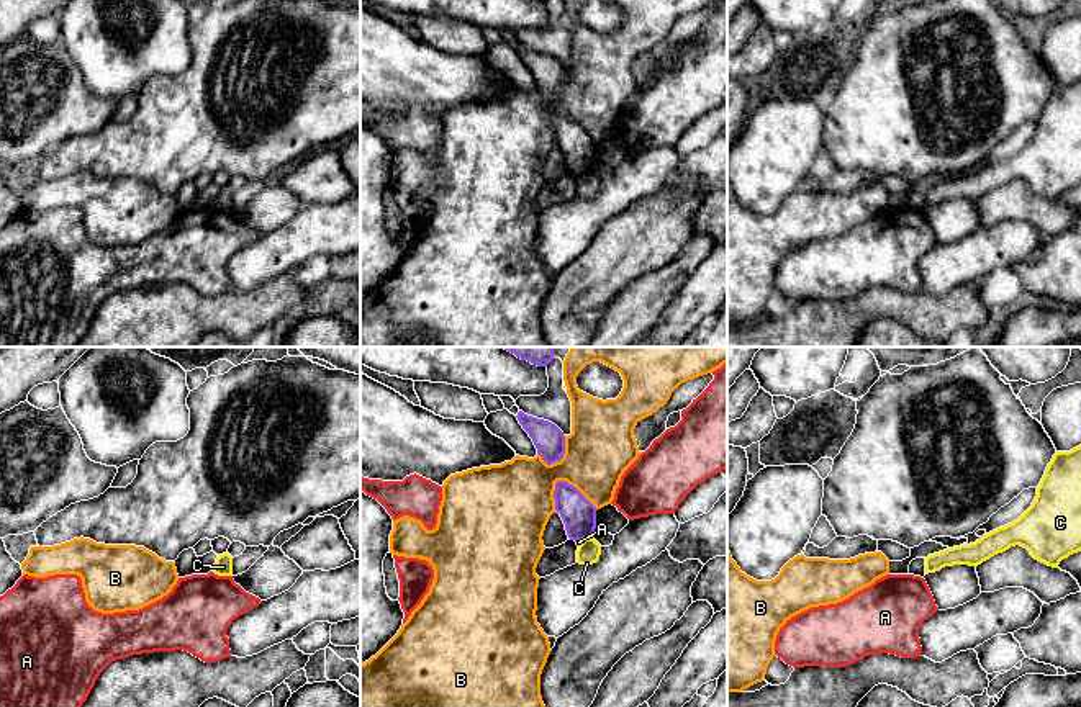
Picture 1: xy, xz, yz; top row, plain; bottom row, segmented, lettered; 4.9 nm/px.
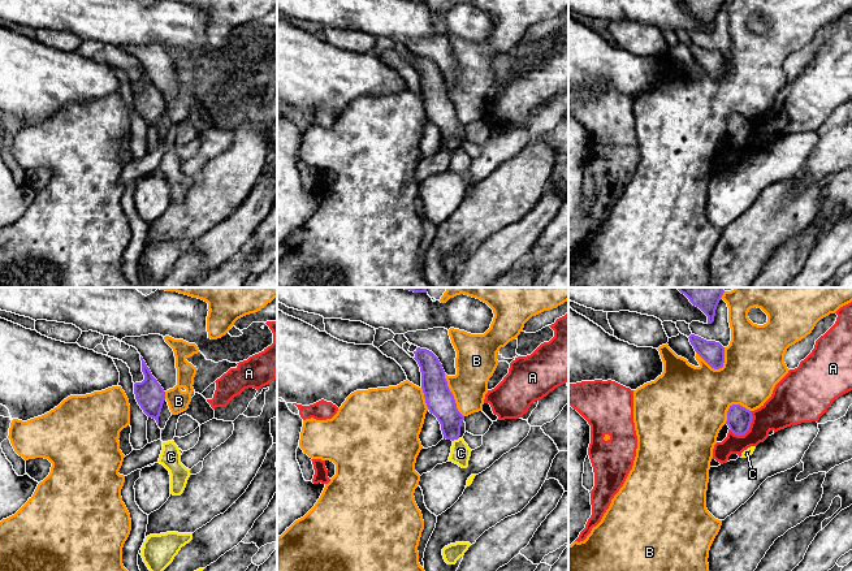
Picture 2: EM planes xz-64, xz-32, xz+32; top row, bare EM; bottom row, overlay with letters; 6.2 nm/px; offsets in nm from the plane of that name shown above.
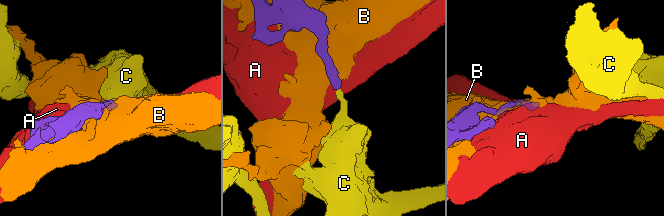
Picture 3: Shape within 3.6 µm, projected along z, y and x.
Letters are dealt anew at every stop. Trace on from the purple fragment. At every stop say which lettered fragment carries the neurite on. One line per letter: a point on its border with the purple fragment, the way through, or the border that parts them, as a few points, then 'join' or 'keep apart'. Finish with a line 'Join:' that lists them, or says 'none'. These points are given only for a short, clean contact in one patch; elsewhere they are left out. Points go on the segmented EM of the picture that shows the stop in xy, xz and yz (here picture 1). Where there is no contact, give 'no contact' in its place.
A: meets purple in xz at (578, 539); keep apart
B: meets purple in xz at (575, 488); keep apart
C: meets purple in xz at (587, 537); border along xz (592, 535), (582, 540); keep apart
Join: none

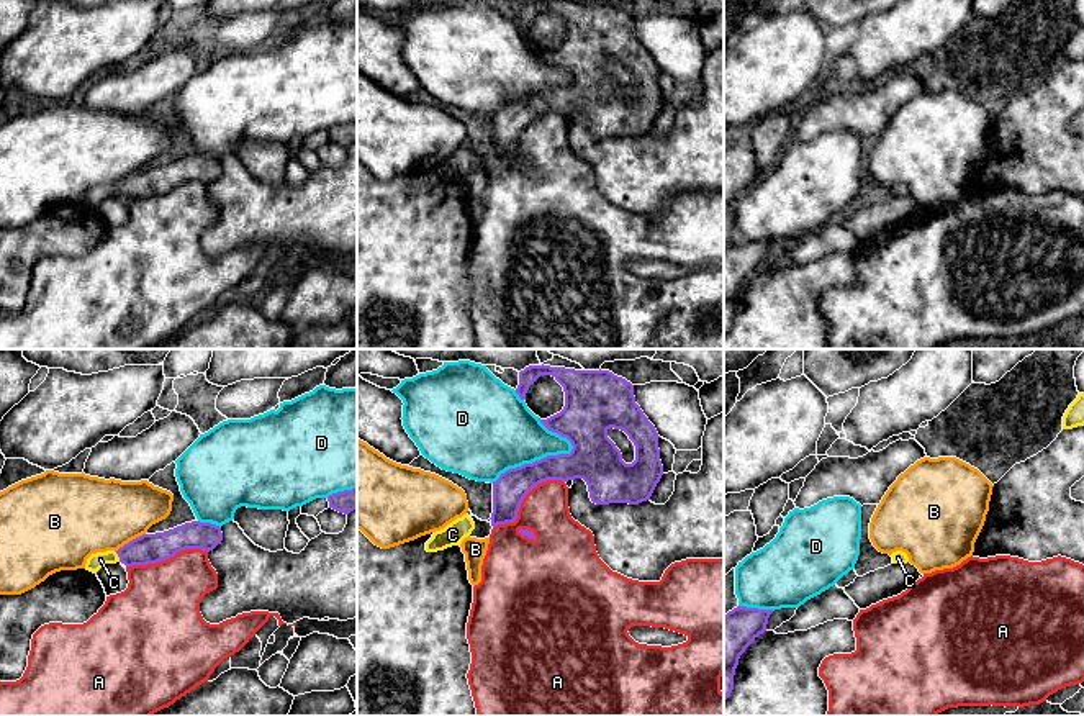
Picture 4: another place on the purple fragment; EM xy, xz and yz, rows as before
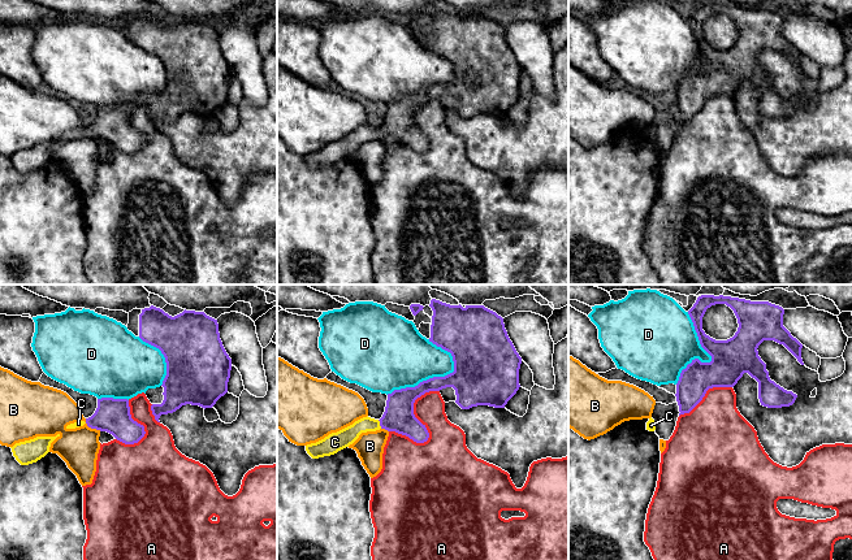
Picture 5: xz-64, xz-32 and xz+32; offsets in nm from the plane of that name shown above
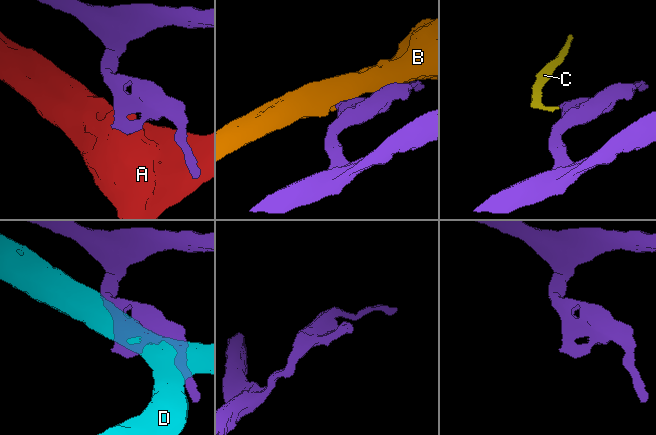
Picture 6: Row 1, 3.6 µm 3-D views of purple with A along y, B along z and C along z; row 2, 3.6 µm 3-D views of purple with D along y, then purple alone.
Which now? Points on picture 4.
A: meets purple in xz at (523, 498); keep apart
B: meets purple in xy at (130, 541); border along xy (144, 533), (115, 551); keep apart
C: meets purple in xy at (118, 556); runs through xy (146, 549), (118, 556), (100, 559); join
D: meets purple in xz at (532, 462); keep apart
Join: C

